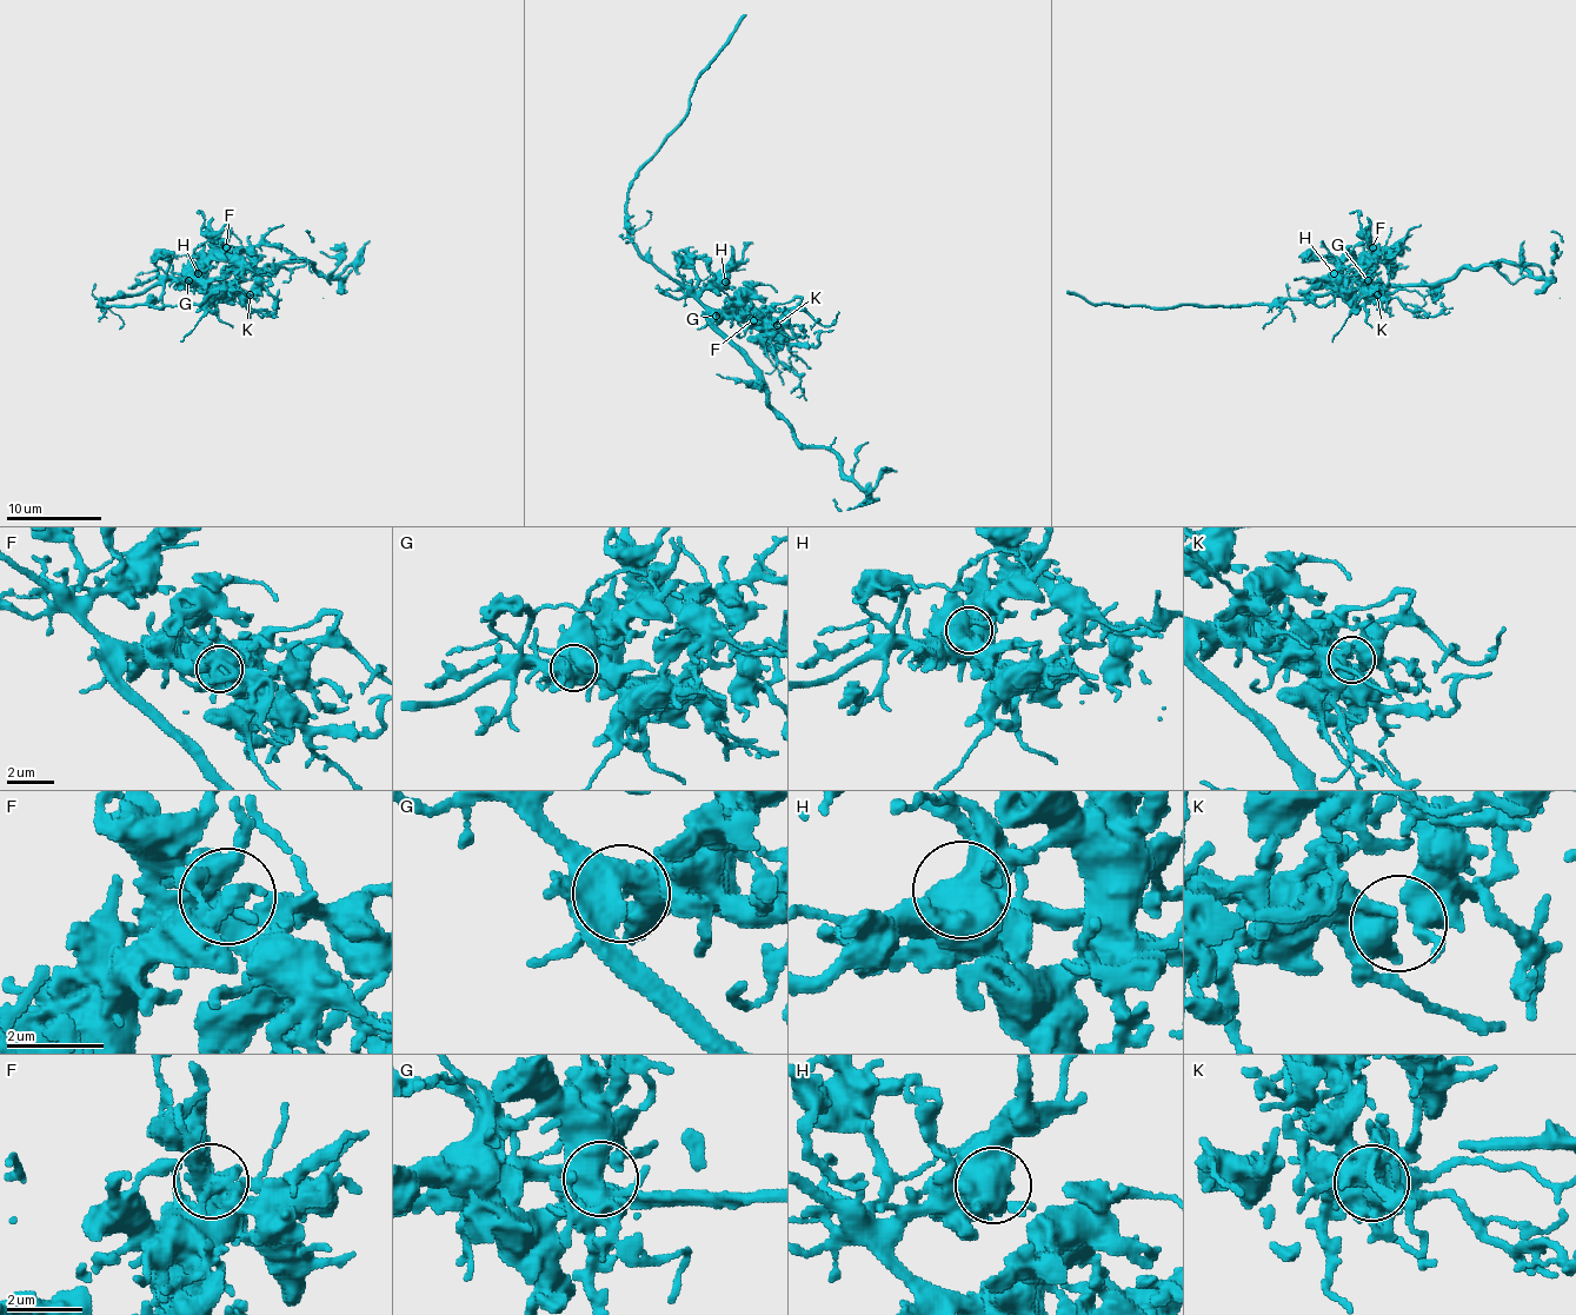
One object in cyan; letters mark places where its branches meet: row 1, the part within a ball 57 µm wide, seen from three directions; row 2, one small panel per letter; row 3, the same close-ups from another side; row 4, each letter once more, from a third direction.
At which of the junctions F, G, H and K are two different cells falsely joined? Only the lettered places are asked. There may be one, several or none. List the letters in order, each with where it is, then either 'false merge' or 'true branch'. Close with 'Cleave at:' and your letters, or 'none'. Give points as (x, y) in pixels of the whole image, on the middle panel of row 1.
F: place (753, 320); true branch
G: place (716, 316); true branch
H: place (725, 281); true branch
K: place (777, 325); true branch
Cleave at: none

